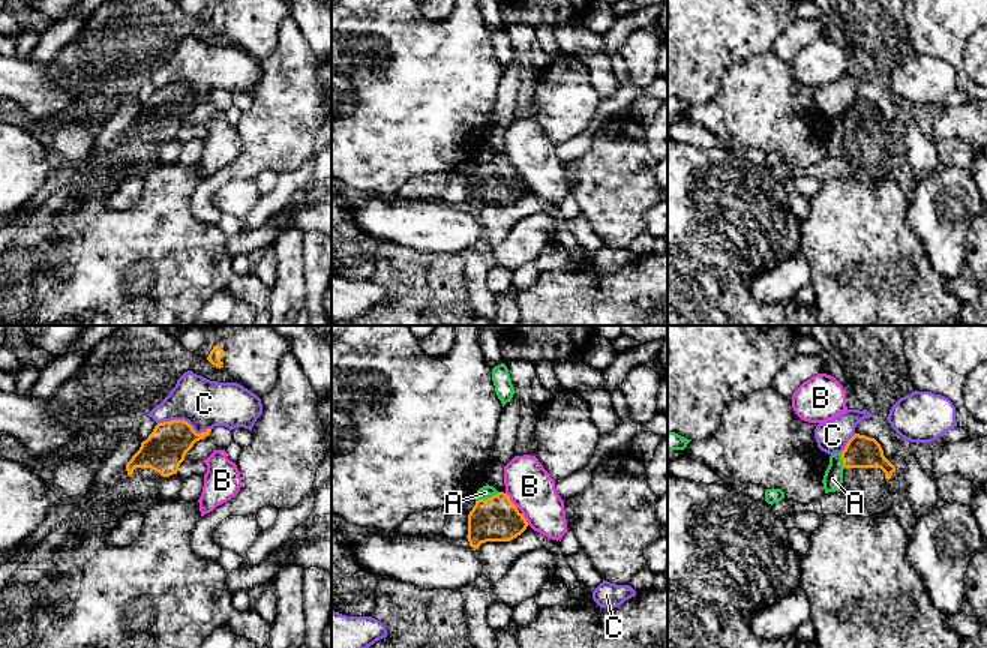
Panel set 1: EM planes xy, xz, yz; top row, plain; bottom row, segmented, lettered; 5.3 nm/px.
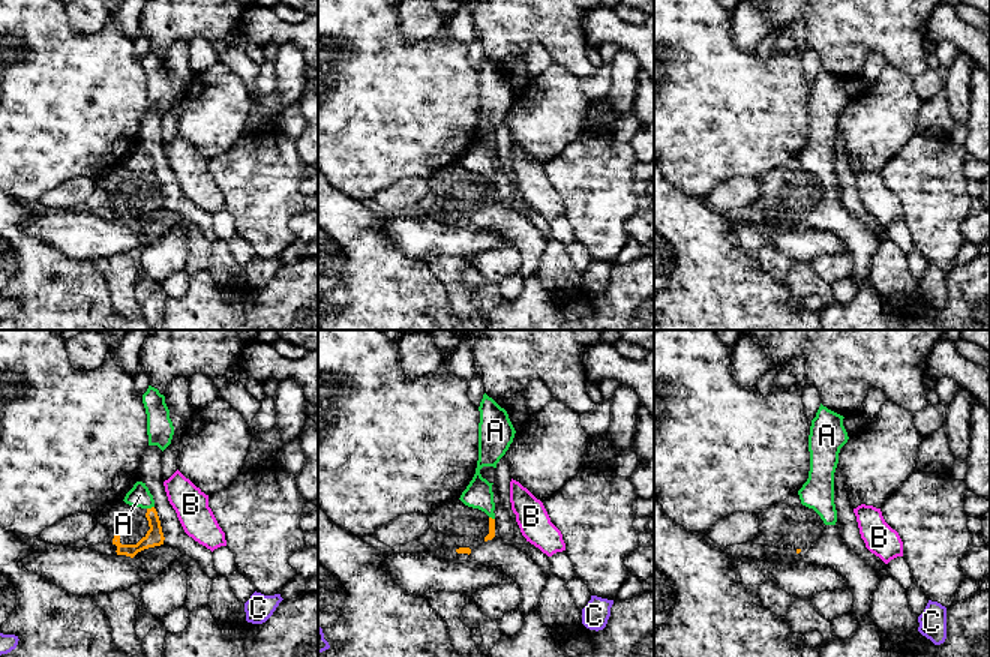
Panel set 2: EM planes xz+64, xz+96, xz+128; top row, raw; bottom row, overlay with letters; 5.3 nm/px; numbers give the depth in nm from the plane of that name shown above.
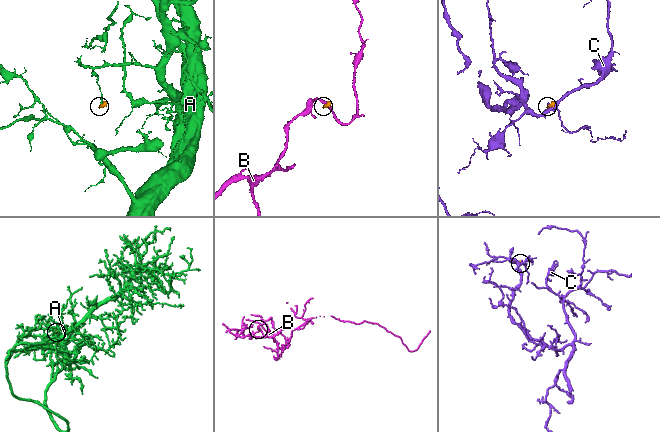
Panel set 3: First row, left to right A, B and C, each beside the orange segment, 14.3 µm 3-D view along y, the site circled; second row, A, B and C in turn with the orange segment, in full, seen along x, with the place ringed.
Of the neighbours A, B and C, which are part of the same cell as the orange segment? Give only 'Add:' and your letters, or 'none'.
Add: none

